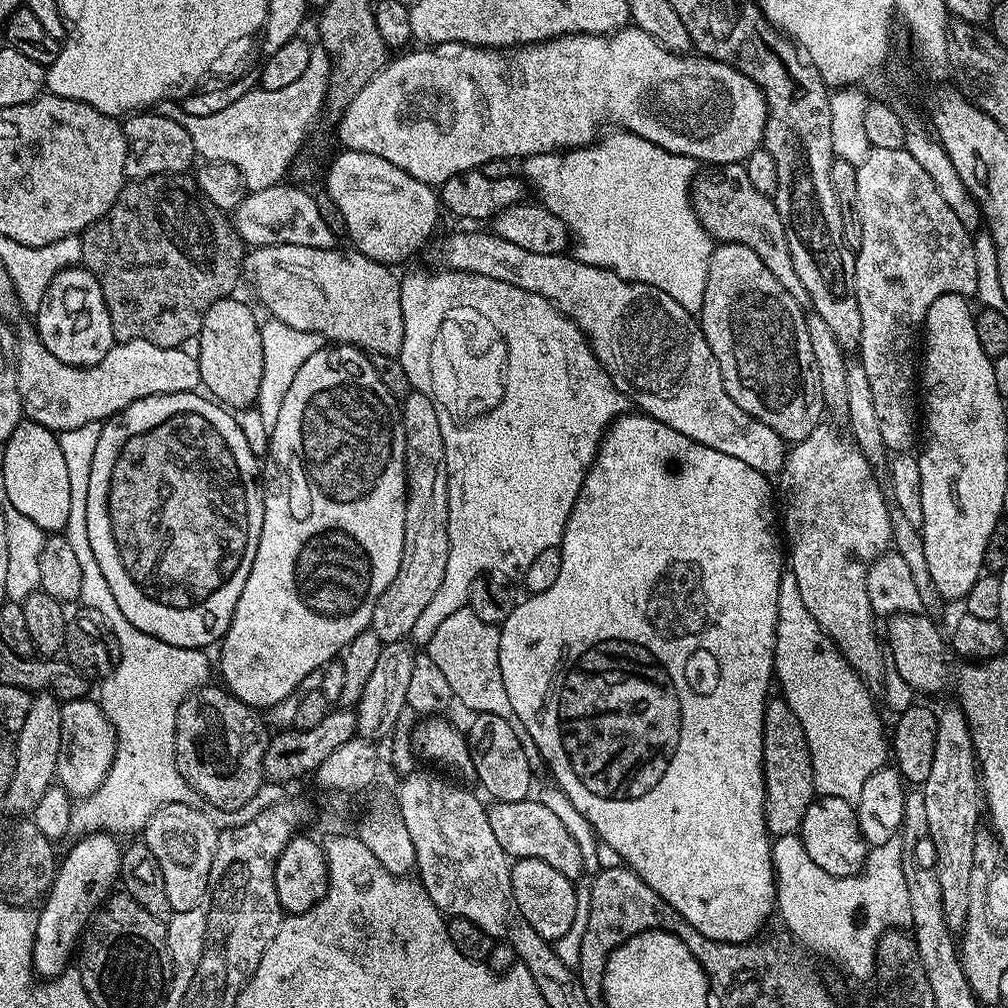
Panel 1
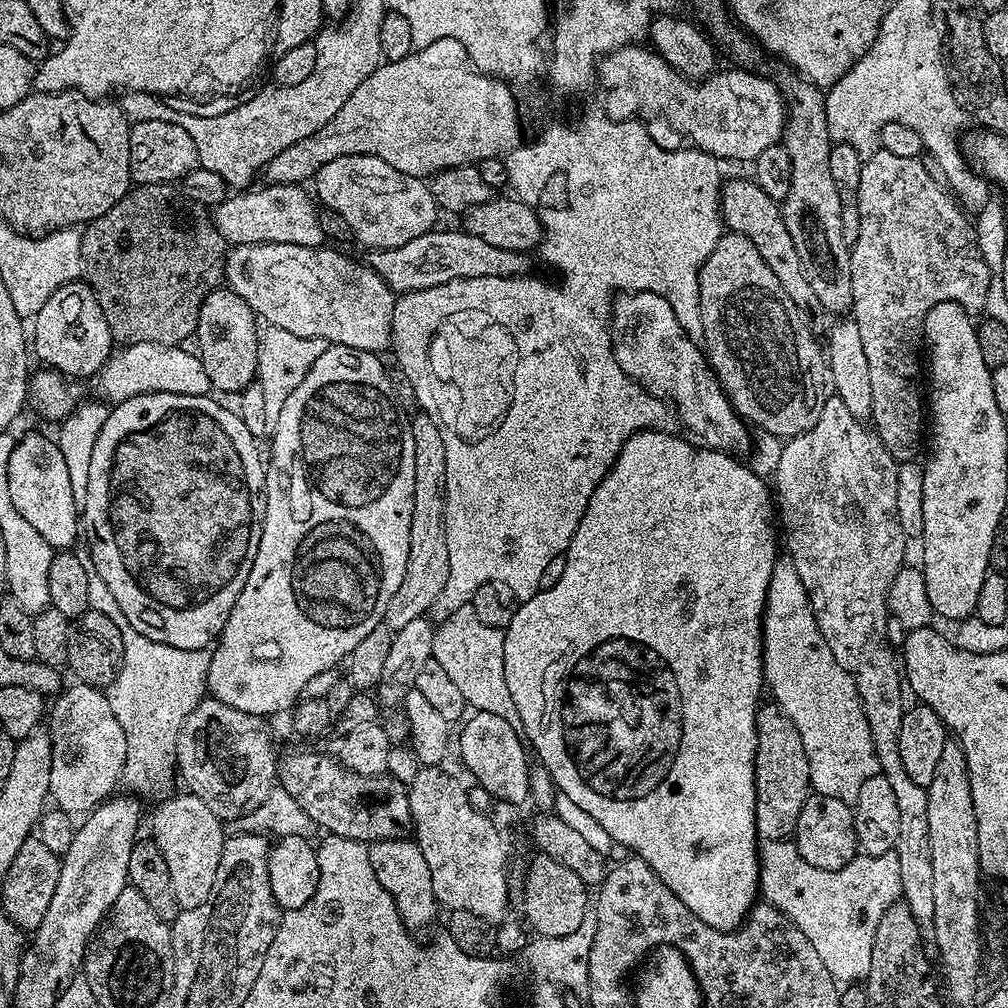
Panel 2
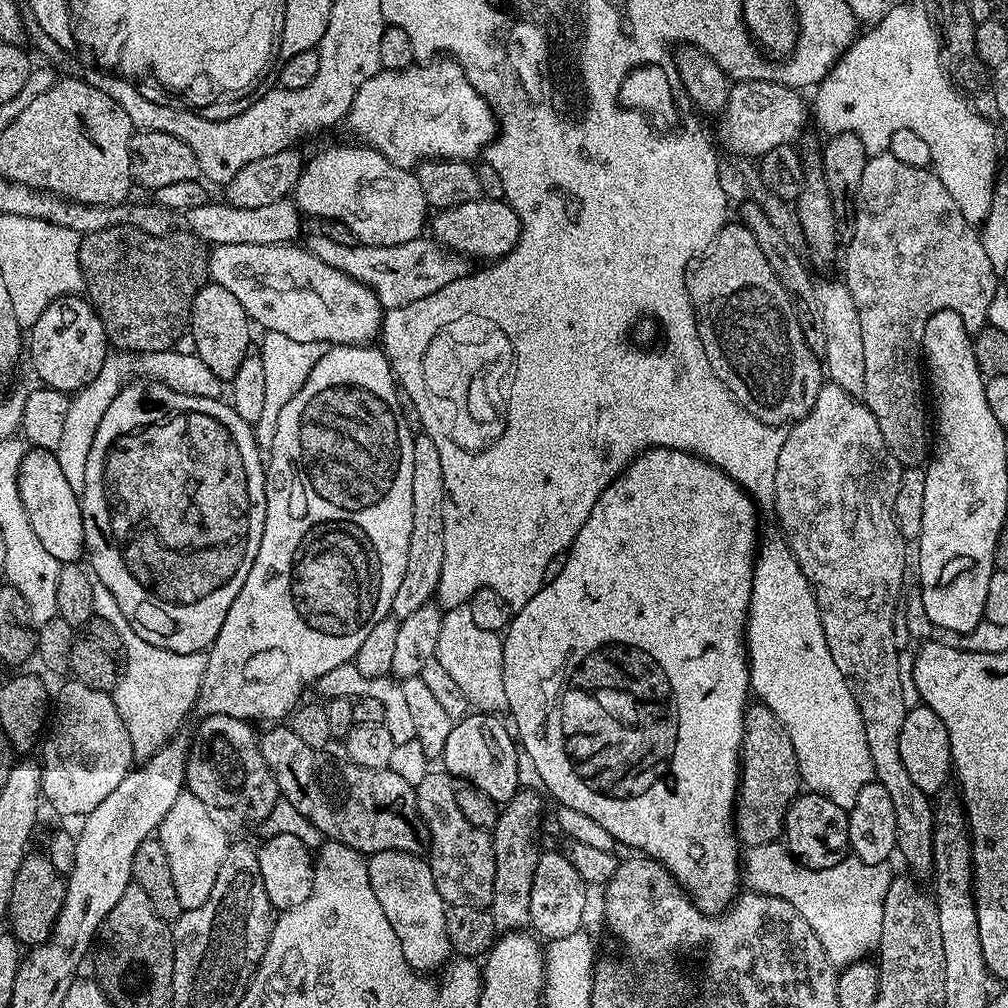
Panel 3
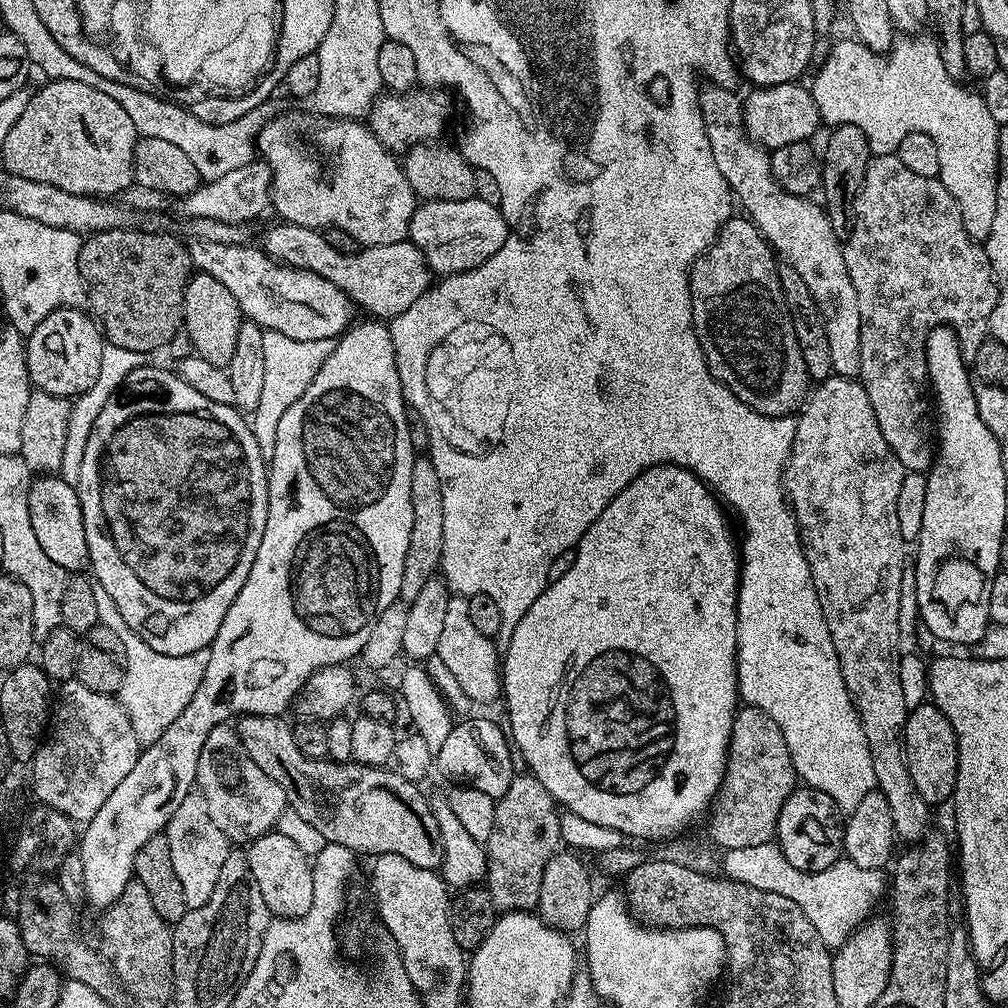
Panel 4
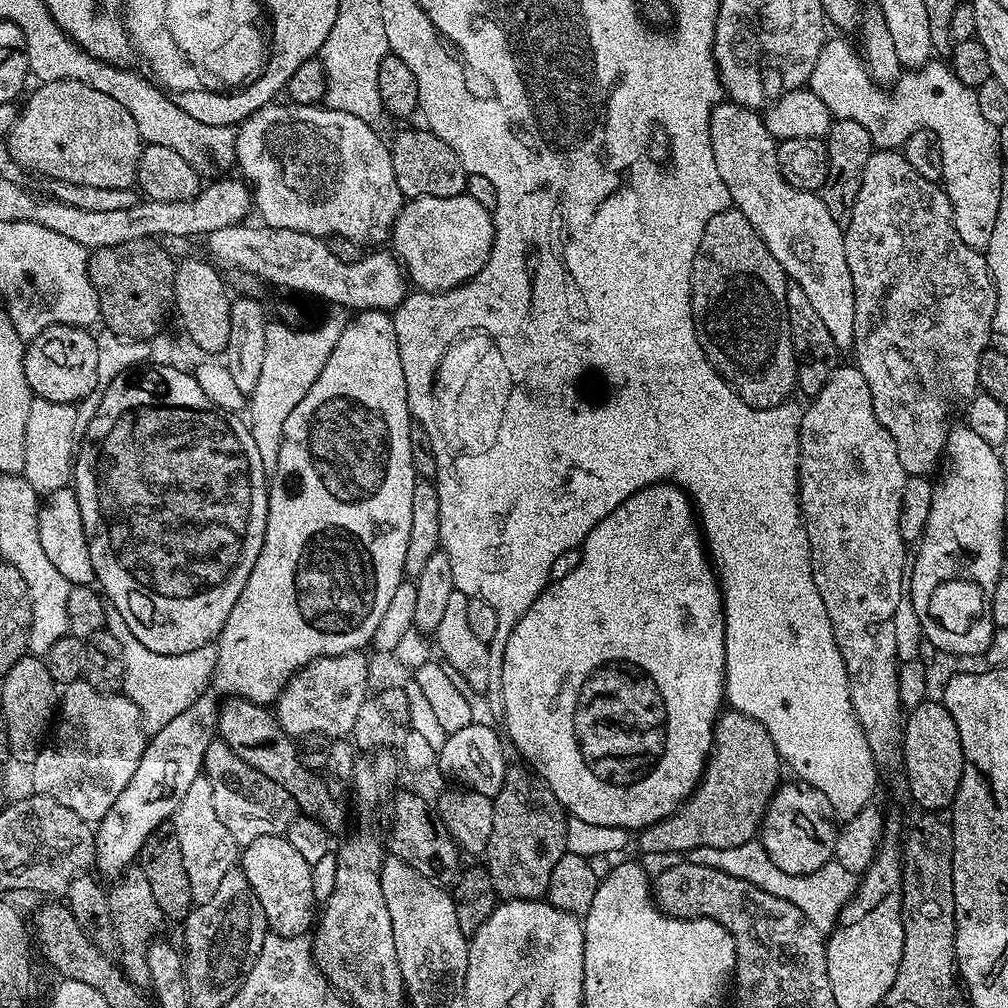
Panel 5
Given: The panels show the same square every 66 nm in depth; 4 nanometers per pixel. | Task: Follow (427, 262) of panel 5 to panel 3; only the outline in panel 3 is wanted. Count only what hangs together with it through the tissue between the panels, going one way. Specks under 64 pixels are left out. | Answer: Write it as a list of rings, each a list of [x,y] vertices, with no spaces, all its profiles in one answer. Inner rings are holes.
[[[481,198],[474,202],[462,202],[462,206],[439,209],[431,217],[430,236],[437,244],[444,245],[451,252],[459,252],[469,258],[477,256],[478,259],[484,260],[480,262],[495,262],[514,250],[520,237],[520,219],[507,200]]]

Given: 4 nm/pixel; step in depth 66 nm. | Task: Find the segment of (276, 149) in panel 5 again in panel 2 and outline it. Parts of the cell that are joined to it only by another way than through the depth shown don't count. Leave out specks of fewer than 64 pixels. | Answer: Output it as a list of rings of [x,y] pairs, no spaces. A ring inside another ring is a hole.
[[[334,158],[334,162],[326,162],[316,173],[315,184],[315,199],[325,208],[338,210],[338,214],[346,218],[353,237],[360,239],[365,249],[406,246],[410,238],[418,238],[437,227],[438,209],[431,187],[421,177],[402,174],[394,170],[394,166],[386,166],[382,158]]]

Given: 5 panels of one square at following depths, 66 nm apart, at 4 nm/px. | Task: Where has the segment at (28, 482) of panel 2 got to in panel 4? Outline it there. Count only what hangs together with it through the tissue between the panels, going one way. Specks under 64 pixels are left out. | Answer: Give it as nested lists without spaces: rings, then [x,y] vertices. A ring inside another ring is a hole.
[[[44,474],[33,479],[28,501],[30,526],[34,526],[34,535],[42,545],[42,550],[69,574],[83,573],[89,567],[89,562],[79,491],[58,474]]]

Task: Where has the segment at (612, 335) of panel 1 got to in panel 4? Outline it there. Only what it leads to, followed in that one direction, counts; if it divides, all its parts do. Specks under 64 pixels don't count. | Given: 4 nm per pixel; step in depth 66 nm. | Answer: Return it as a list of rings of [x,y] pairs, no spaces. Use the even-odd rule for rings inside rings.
[[[276,222],[276,225],[265,234],[262,249],[266,255],[280,264],[286,264],[292,268],[304,268],[332,282],[349,297],[357,309],[365,308],[369,317],[379,318],[384,322],[392,321],[398,314],[402,314],[402,310],[410,310],[412,303],[418,302],[418,298],[422,298],[422,294],[426,294],[426,290],[434,283],[434,273],[428,267],[426,258],[408,240],[393,244],[370,244],[361,247],[360,251],[354,254],[342,254],[334,250],[330,242],[326,242],[323,231],[303,228],[287,222]]]

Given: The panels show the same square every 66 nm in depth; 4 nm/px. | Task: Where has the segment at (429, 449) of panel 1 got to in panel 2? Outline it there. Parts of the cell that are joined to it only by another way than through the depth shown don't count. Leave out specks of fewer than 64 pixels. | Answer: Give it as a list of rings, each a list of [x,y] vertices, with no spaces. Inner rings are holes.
[[[426,414],[413,415],[410,423],[414,438],[414,510],[410,522],[410,554],[404,581],[390,598],[390,606],[386,606],[383,618],[383,623],[392,630],[423,617],[431,609],[434,598],[442,594],[442,586],[446,586],[446,578],[450,574],[450,554],[446,550],[444,529],[447,466],[442,434],[435,420],[431,420]]]

